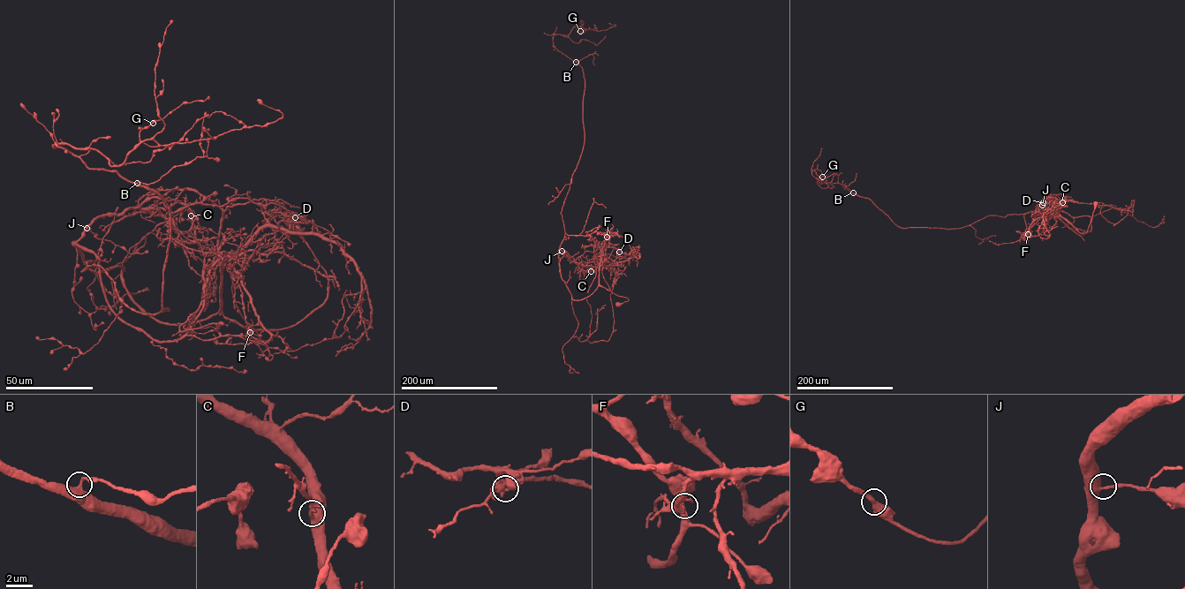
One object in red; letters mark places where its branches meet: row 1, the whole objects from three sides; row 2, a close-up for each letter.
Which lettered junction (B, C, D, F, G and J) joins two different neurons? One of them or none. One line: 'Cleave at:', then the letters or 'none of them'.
Cleave at: D

